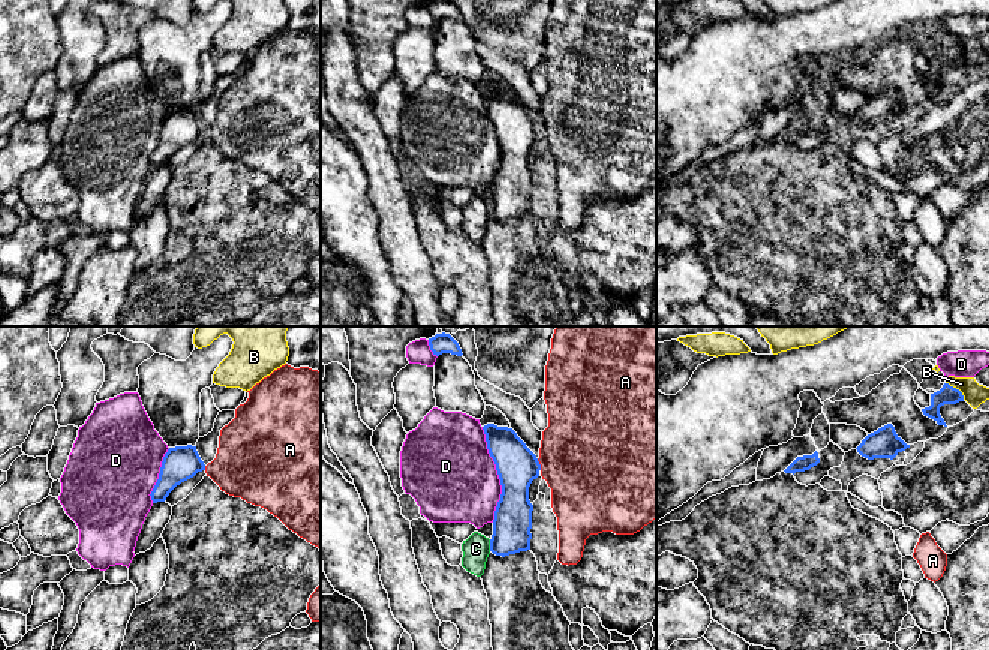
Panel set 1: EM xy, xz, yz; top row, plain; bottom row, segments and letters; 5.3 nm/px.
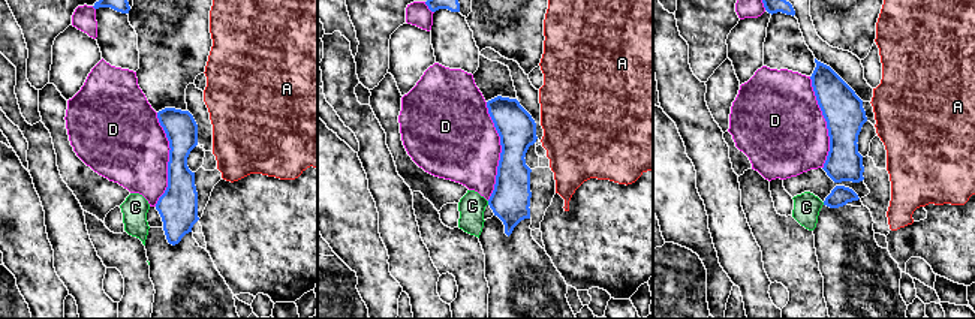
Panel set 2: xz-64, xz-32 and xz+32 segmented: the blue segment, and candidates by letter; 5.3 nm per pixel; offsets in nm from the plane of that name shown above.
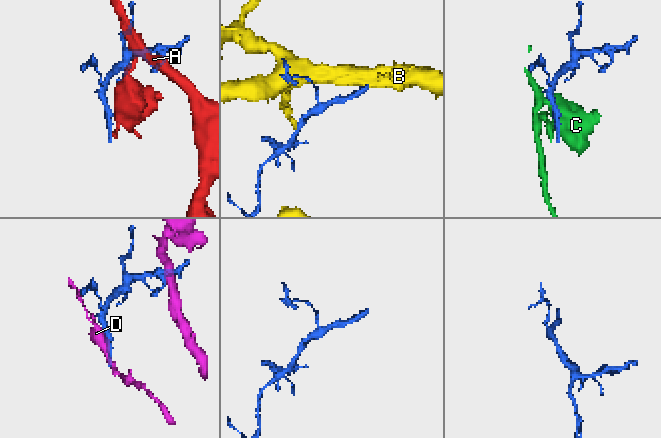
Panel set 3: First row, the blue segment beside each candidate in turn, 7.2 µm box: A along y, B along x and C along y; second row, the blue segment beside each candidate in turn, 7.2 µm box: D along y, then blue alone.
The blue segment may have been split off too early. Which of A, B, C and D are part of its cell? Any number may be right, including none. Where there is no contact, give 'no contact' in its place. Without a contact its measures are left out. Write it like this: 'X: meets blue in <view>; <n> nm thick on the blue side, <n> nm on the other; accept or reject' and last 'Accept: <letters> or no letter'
A: meets blue in xz; 220 nm thick on the blue side, 480 nm on the other; reject
B: meets blue in yz; 100 nm thick on the blue side, 120 nm on the other; reject
C: meets blue in xz; 200 nm thick on the blue side, 150 nm on the other; reject
D: meets blue in xz; 220 nm thick on the blue side, 460 nm on the other; reject
Accept: no letter

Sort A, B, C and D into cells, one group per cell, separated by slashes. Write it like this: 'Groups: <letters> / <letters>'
Groups: A / B / C / D

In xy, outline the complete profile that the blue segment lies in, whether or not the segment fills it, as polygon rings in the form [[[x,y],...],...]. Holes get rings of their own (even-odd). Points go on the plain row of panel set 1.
[[[196,111],[169,112],[163,121],[159,144],[151,156],[153,168],[165,166],[169,157],[181,147],[205,135]]]

